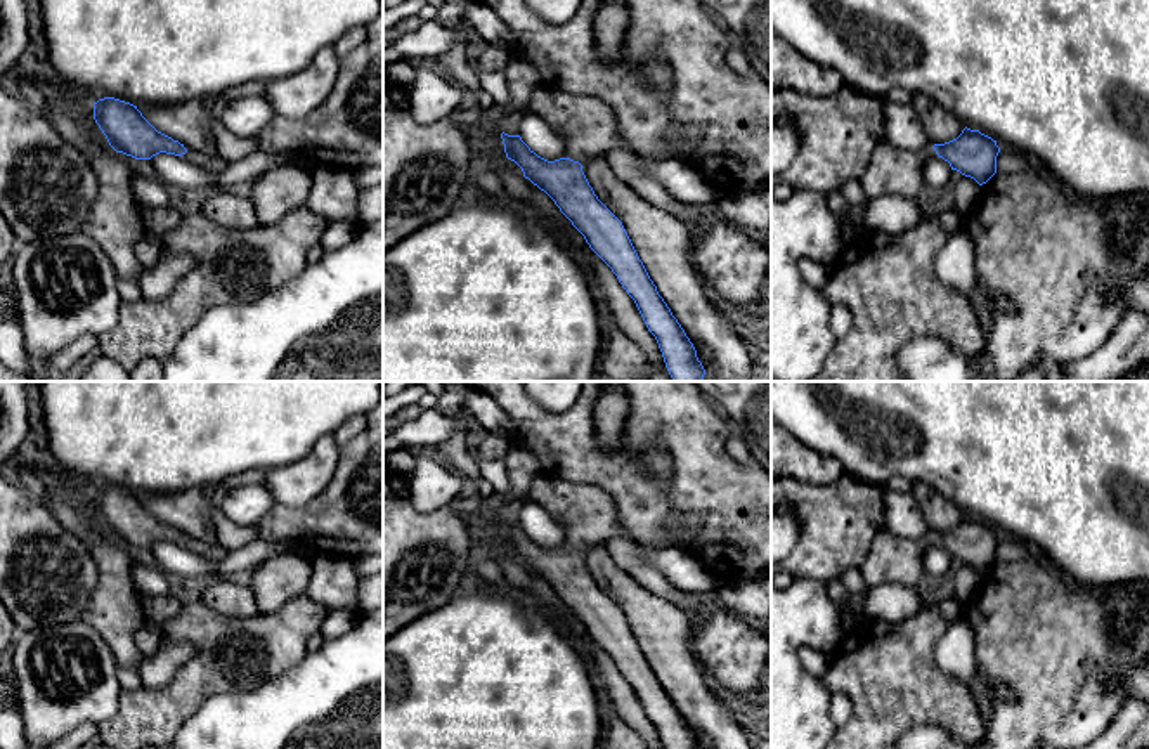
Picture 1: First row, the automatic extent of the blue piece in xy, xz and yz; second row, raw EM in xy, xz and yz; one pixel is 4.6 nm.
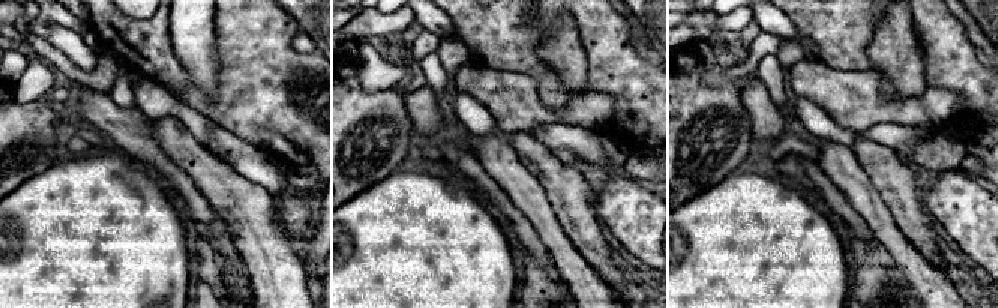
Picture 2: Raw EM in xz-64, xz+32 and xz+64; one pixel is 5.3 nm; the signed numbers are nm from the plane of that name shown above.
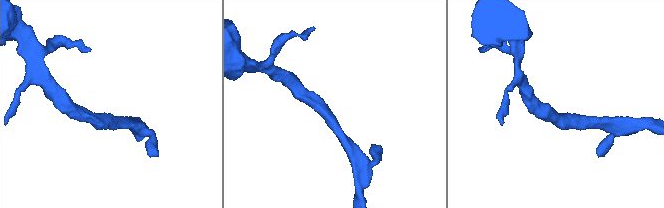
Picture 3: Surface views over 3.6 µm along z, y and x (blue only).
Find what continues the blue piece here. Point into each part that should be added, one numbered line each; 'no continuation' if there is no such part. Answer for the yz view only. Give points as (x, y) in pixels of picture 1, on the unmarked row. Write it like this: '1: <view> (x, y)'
1: yz (891, 560)

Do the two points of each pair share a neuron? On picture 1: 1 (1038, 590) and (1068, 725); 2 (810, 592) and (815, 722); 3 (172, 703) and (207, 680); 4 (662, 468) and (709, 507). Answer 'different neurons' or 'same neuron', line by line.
1: same neuron
2: same neuron
3: same neuron
4: different neurons

